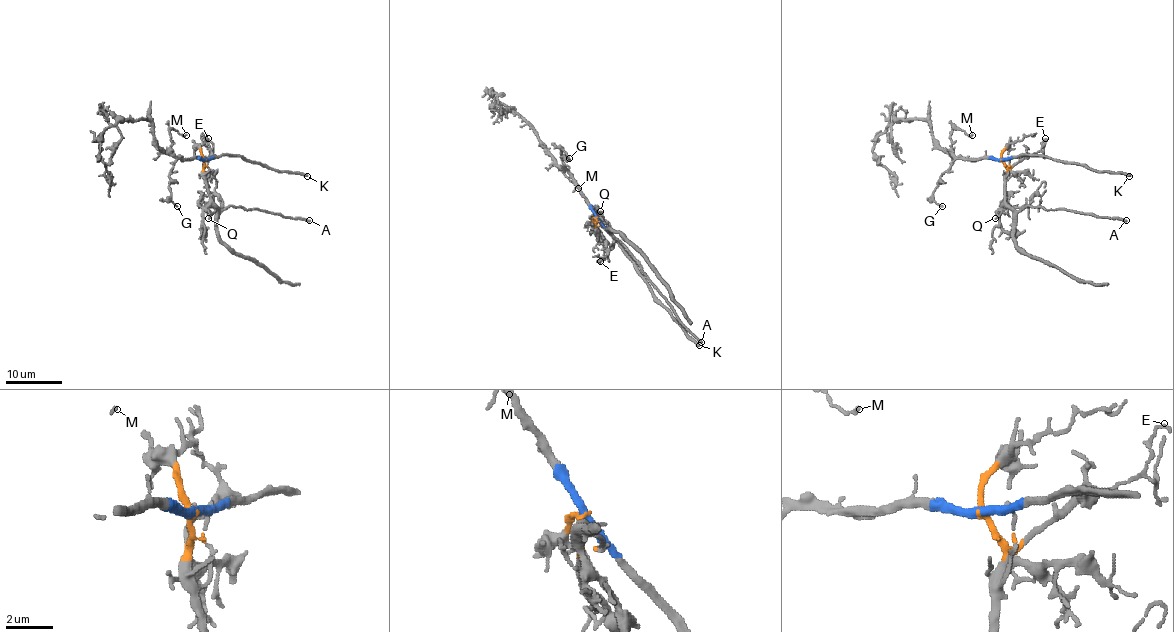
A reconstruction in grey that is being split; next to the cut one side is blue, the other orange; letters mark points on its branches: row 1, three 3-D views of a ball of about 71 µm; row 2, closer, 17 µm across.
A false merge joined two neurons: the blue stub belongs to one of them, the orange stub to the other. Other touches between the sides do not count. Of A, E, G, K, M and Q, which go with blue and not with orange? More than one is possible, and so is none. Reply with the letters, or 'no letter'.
G, K, M

